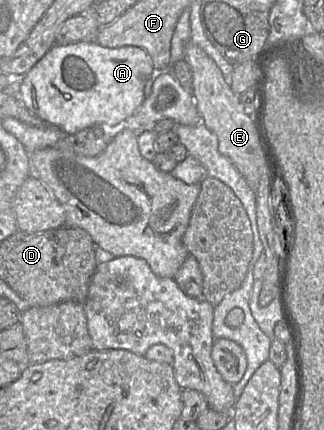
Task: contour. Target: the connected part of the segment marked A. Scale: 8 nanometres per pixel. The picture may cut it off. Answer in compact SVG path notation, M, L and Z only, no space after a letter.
M96 41L94 42L77 42L65 46L54 45L46 55L39 60L30 71L20 78L19 91L20 99L23 105L33 114L37 115L46 124L58 127L60 130L67 134L74 134L84 129L91 127L102 127L106 133L110 133L110 137L114 137L117 133L117 129L121 126L125 126L145 100L144 88L147 81L150 79L154 71L152 60L148 53L140 48L134 46L124 46L119 48L106 48L102 47Z

